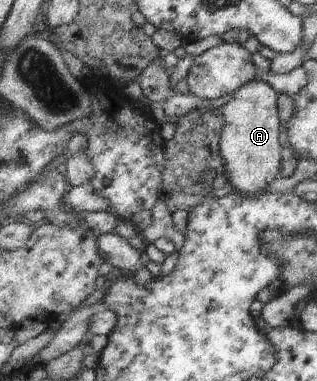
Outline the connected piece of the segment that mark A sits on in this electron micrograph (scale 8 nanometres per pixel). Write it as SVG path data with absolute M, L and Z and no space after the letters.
M250 81L221 109L226 121L221 134L221 153L227 177L235 192L244 197L255 197L282 173L280 168L286 144L280 139L282 124L278 118L278 91L268 83Z

